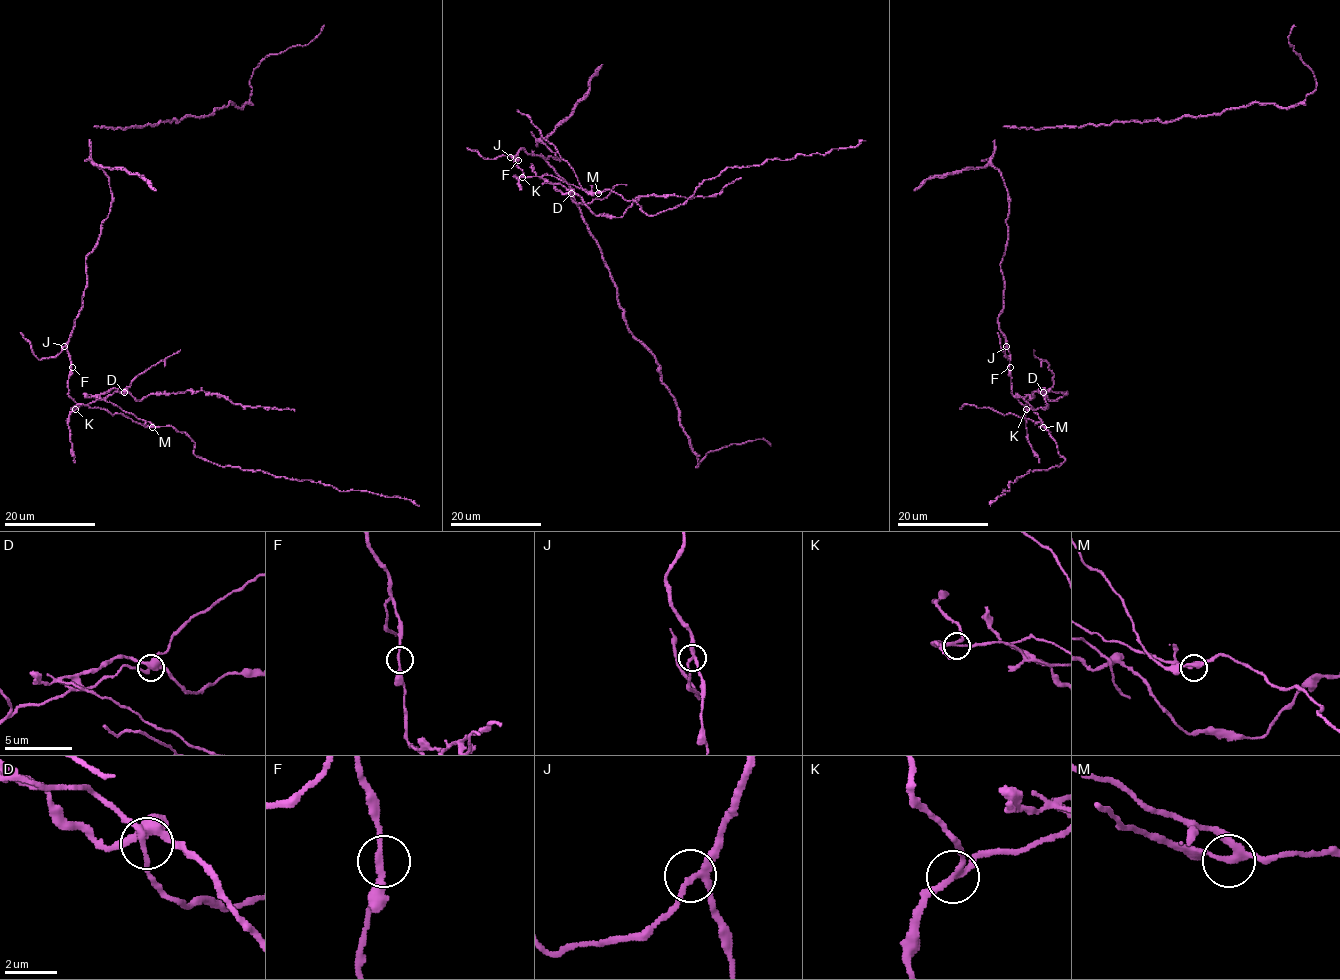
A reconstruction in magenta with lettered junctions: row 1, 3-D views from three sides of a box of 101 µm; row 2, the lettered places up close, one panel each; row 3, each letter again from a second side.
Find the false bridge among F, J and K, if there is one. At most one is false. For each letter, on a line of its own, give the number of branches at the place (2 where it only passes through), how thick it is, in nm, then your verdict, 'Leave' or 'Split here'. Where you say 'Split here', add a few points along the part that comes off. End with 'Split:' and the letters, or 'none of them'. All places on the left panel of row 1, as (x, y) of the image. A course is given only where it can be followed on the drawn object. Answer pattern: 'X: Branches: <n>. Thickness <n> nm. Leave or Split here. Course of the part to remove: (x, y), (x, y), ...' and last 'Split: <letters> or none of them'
F: Branches: 2. Thickness 190 nm. Leave
J: Branches: 3. Thickness 220 nm. Leave
K: Branches: 3. Thickness 190 nm. Split here. Course of the part to remove: (75, 409), (97, 395), (184, 432), (194, 454), (221, 466), (419, 506)
Split: K

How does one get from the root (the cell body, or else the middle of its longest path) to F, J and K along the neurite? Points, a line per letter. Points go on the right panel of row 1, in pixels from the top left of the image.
F: (1007, 240), (1000, 264), (1004, 297), (998, 327), (1006, 339), (1010, 367)
J: (1007, 240), (1000, 264), (1004, 297), (998, 318), (1006, 346)
K: (1007, 240), (1000, 264), (1004, 297), (998, 327), (1010, 353), (1012, 394), (1027, 409)

